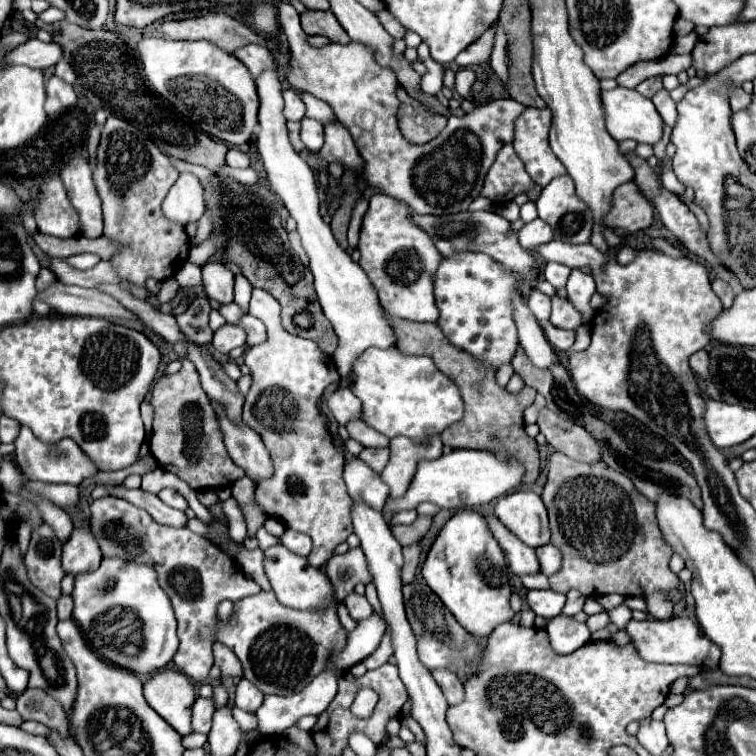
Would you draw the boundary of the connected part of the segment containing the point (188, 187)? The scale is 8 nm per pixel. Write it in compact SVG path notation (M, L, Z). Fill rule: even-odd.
M183 172L175 186L169 190L167 198L163 200L161 210L167 220L177 222L181 226L197 222L205 212L203 188L199 184L199 178L189 172Z

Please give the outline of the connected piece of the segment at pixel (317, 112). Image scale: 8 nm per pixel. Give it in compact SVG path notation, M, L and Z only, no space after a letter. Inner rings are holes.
M301 92L301 98L303 98L305 106L307 106L307 116L309 118L319 120L321 124L335 122L335 114L333 114L333 110L331 110L331 106L327 102L323 102L323 100L307 94L307 92Z

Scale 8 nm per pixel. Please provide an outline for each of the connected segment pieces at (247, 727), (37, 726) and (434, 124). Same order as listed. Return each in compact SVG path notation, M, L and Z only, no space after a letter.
M233 708L233 718L239 722L245 734L249 734L253 728L257 728L257 718L255 714L243 714L239 708Z
M24 721L19 727L29 733L42 735L45 737L48 736L50 732L50 729L48 727L35 721Z
M397 86L397 98L399 98L399 110L397 110L397 122L399 130L409 142L425 144L433 140L447 122L447 116L441 114L429 114L417 100L409 98L407 92Z

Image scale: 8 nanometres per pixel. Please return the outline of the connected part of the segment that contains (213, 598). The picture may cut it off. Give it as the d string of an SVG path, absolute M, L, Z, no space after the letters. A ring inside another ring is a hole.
M107 496L91 502L89 528L105 558L117 556L125 560L135 560L155 568L161 588L167 592L175 618L179 622L179 650L173 658L177 668L193 682L205 682L213 666L213 632L217 618L217 604L223 600L241 600L243 596L253 596L261 592L261 586L247 580L241 566L233 562L219 546L193 534L189 528L179 530L171 526L157 524L143 508L131 502L119 502L121 498Z

